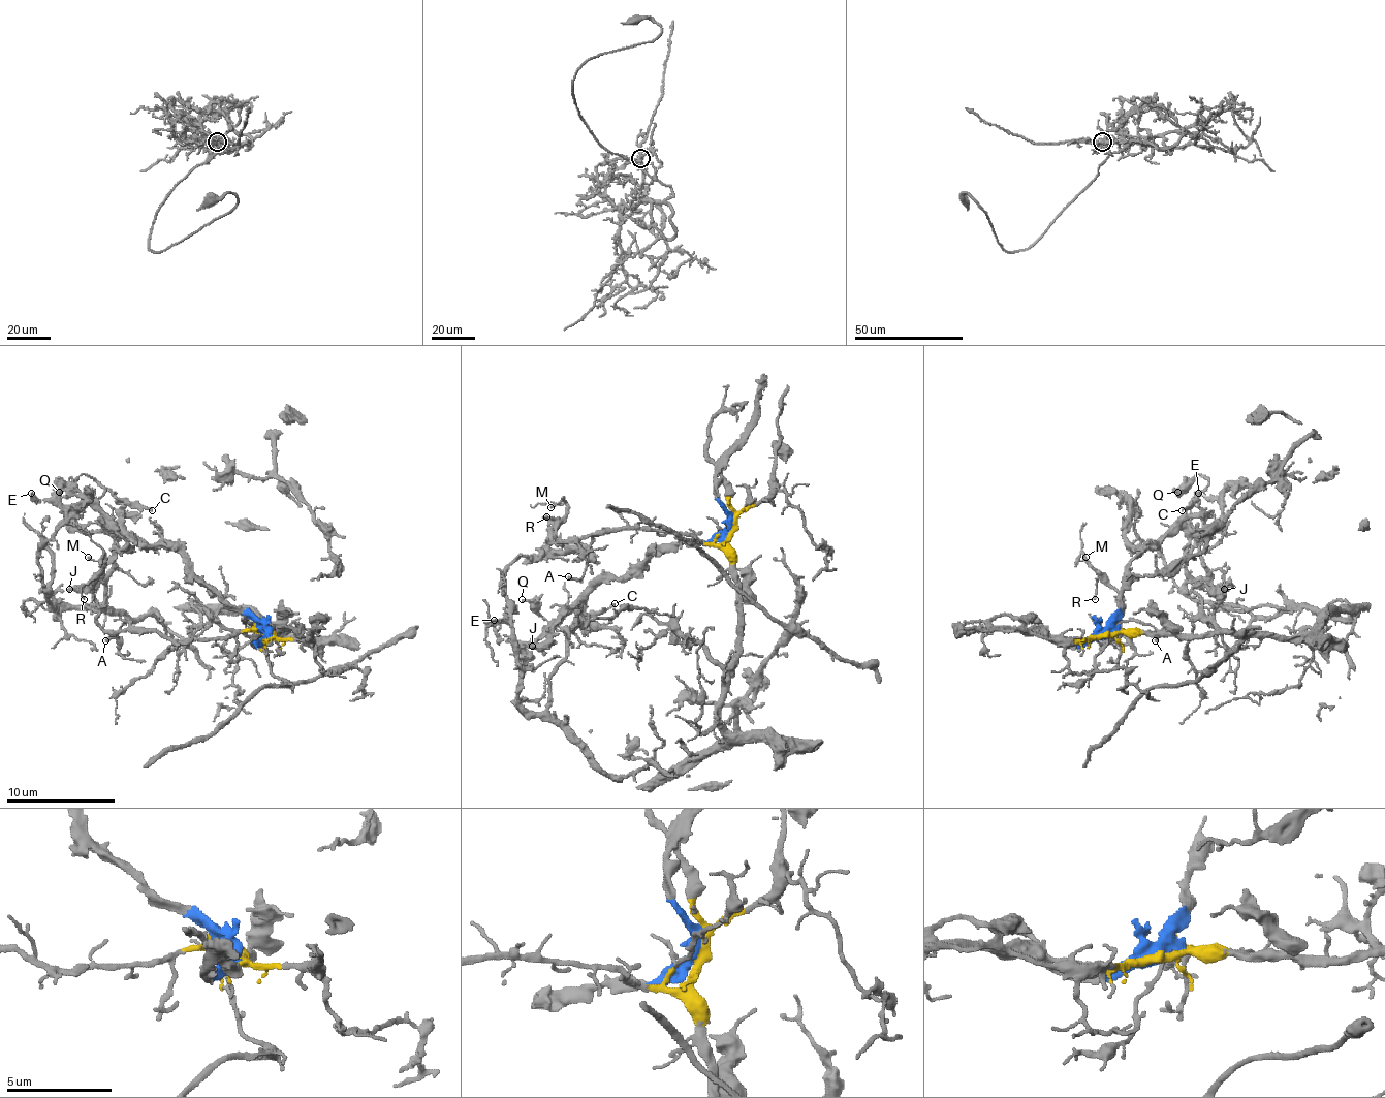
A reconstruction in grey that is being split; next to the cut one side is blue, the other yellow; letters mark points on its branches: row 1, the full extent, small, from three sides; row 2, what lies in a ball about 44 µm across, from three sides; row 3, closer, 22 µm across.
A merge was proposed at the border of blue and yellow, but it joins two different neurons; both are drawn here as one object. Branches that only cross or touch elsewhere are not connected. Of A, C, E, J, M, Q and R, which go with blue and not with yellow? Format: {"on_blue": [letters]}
{"on_blue": ["C", "E", "J", "Q"]}

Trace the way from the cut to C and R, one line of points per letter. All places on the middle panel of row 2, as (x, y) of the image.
C: (729, 527), (713, 540), (653, 548), (623, 578), (604, 578), (585, 600), (585, 622), (615, 603)
R: (729, 527), (721, 543), (656, 530), (596, 530), (558, 543), (556, 522), (547, 516)

